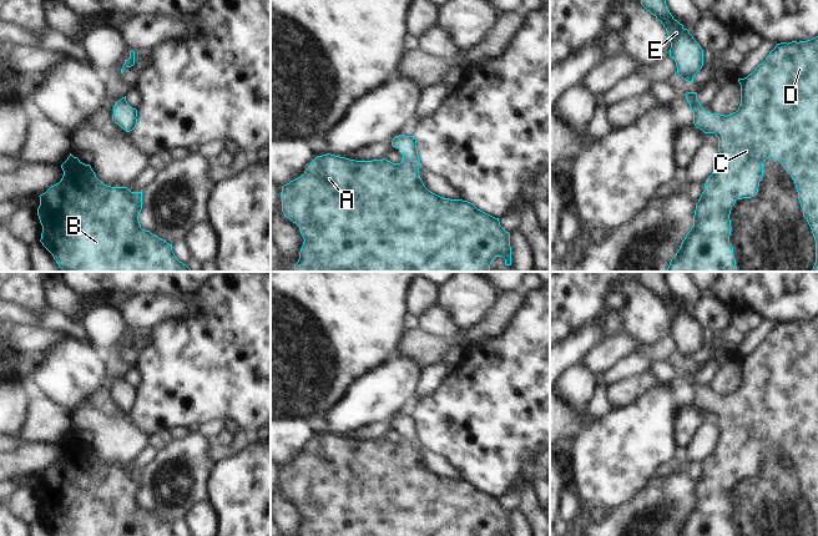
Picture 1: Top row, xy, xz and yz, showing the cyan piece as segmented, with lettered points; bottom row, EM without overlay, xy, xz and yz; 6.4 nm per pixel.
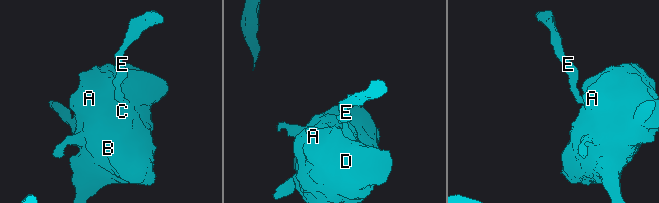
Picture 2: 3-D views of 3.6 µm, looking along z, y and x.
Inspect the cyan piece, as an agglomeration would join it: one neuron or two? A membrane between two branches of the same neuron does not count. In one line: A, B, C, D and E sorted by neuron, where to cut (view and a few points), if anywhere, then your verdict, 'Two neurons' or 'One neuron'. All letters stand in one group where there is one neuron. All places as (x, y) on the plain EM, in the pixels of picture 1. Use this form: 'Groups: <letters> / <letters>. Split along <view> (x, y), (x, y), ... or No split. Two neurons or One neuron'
Groups: A B C D E. No split. One neuron

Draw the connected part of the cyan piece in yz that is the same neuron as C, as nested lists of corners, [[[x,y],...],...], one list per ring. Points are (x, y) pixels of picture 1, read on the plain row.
[[[818,315],[777,323],[766,339],[738,361],[741,384],[727,395],[706,391],[697,379],[697,371],[685,374],[693,391],[695,405],[718,416],[719,434],[696,482],[693,505],[675,536],[734,536],[729,522],[731,489],[737,479],[757,475],[763,441],[768,436],[779,440],[794,460],[818,536]]]

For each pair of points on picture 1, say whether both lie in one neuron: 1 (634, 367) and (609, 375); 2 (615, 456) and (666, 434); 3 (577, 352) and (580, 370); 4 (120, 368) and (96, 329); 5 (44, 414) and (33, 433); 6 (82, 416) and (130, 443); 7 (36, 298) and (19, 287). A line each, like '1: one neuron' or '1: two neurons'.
1: one neuron
2: one neuron
3: two neurons
4: two neurons
5: one neuron
6: one neuron
7: one neuron

